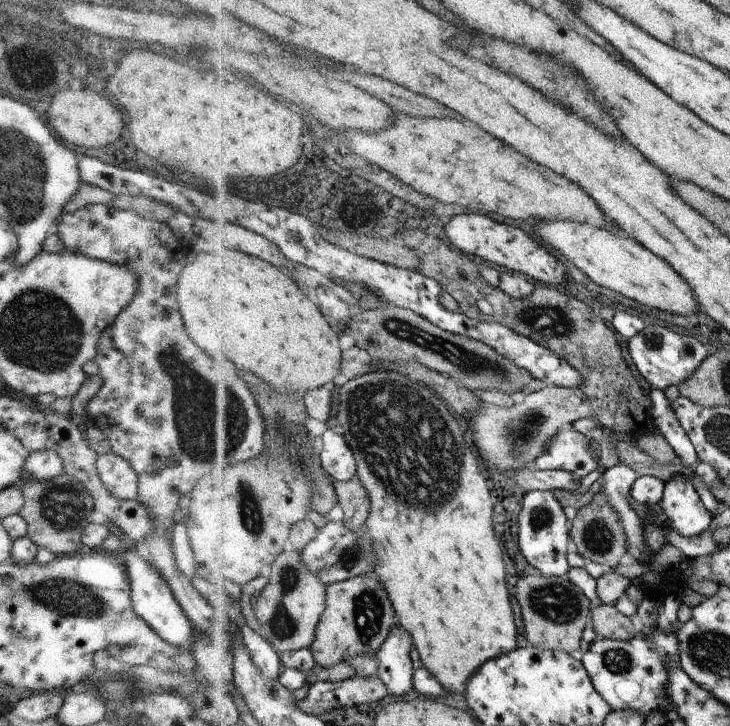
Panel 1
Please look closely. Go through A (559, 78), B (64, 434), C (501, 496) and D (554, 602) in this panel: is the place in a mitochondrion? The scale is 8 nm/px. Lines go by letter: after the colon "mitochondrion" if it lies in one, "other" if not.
A: mitochondrion
B: other
C: other
D: mitochondrion

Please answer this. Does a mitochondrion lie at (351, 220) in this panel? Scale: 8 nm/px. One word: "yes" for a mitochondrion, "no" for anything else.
no

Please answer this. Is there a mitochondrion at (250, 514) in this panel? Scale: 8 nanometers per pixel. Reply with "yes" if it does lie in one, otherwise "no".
yes

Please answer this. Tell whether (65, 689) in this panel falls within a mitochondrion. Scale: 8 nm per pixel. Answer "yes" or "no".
no

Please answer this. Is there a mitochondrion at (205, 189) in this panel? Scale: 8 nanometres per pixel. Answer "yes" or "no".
no

